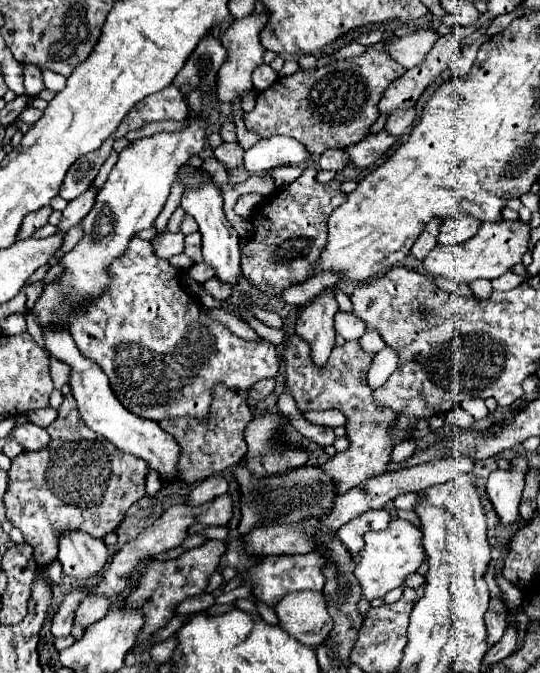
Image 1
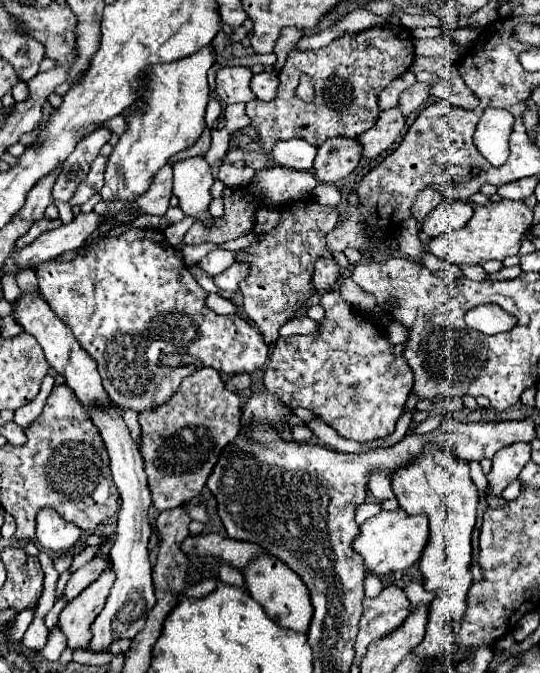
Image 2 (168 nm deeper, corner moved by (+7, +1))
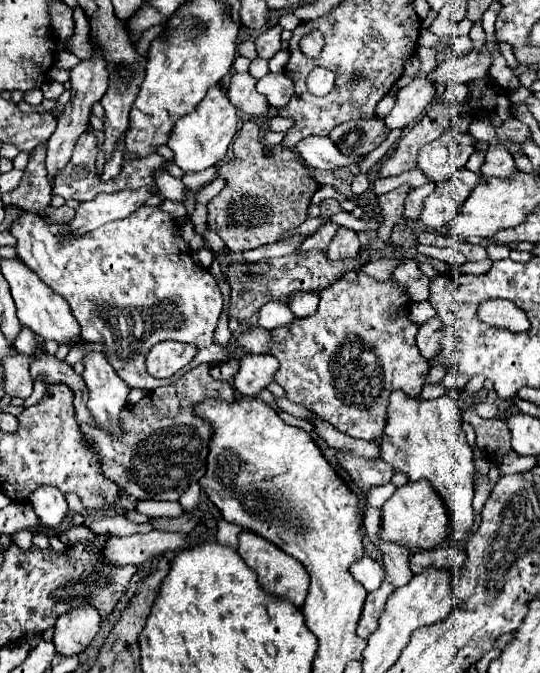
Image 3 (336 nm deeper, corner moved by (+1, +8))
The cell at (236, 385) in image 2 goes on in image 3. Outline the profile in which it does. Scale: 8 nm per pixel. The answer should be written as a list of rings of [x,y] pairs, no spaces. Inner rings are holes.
[[[228,360],[226,364],[212,366],[210,374],[212,374],[216,380],[222,380],[222,378],[224,378],[226,382],[232,382],[232,380],[234,380],[234,376],[236,376],[236,372],[238,372],[238,368],[240,368],[238,360]]]

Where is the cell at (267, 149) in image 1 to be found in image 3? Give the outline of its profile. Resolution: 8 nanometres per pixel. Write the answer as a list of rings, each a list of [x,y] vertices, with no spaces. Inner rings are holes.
[[[306,136],[294,146],[294,150],[306,166],[331,171],[336,170],[336,168],[347,168],[354,176],[360,174],[358,162],[362,158],[342,156],[338,152],[338,148],[334,146],[334,142],[328,140],[326,136]]]

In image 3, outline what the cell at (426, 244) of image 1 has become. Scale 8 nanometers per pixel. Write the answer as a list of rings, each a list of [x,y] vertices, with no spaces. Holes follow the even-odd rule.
[[[450,128],[432,144],[426,144],[418,154],[418,168],[432,184],[448,182],[454,174],[466,166],[474,152],[474,138],[470,134]]]

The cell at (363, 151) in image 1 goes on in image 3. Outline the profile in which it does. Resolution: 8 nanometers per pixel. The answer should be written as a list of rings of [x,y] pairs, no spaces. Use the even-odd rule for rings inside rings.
[[[414,78],[408,86],[400,88],[396,94],[396,104],[390,110],[388,116],[384,116],[384,124],[388,130],[396,128],[406,128],[410,126],[416,118],[420,118],[428,104],[434,98],[436,88],[432,84],[426,84],[426,78]]]

